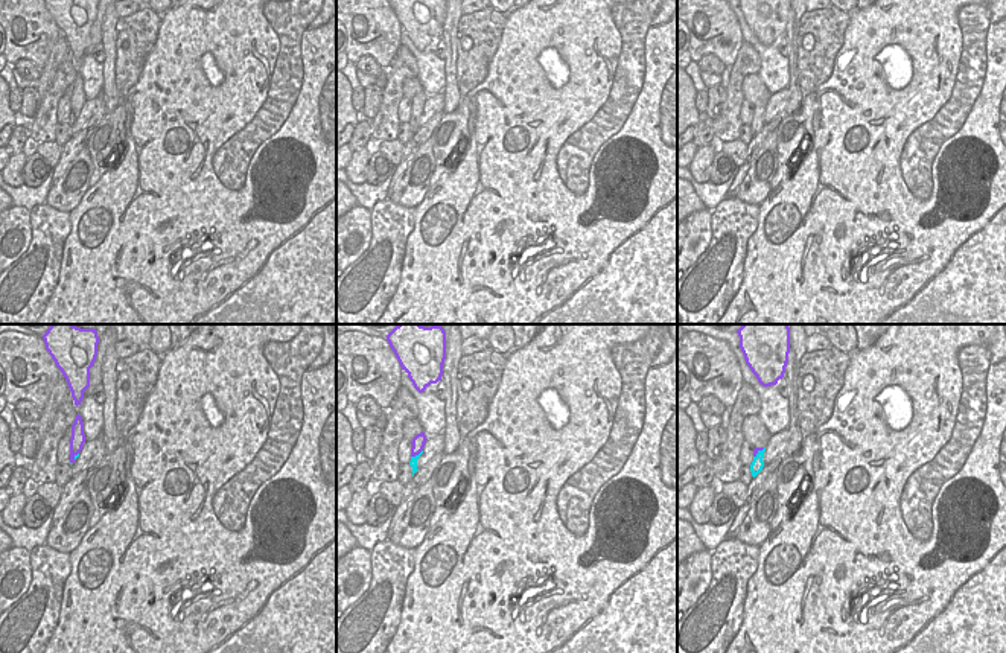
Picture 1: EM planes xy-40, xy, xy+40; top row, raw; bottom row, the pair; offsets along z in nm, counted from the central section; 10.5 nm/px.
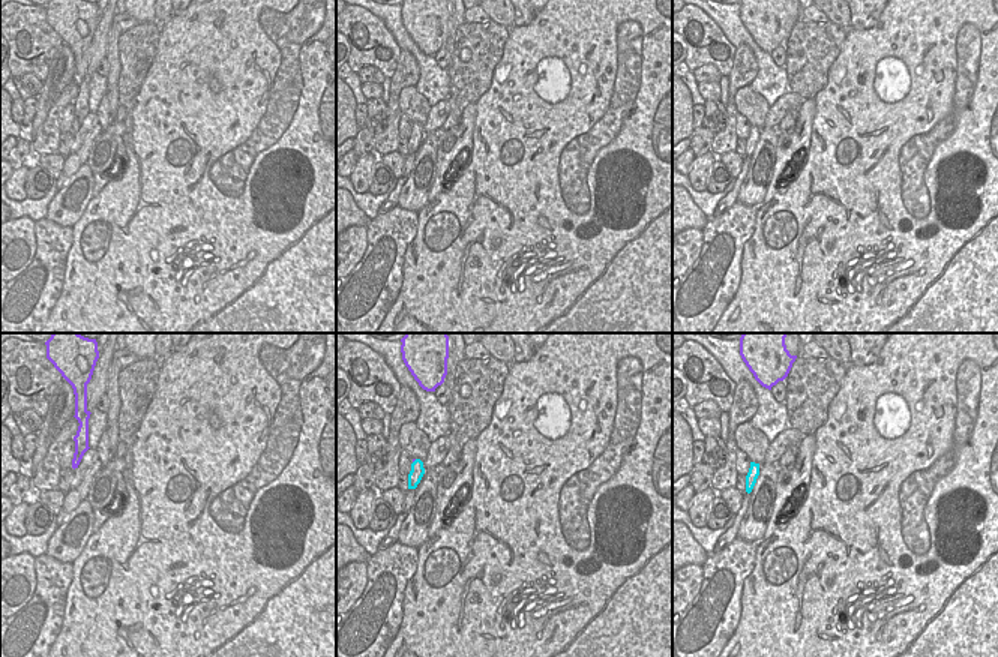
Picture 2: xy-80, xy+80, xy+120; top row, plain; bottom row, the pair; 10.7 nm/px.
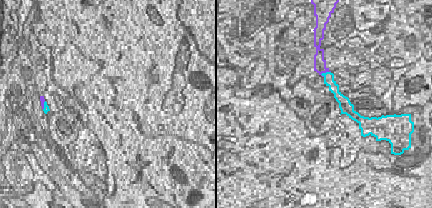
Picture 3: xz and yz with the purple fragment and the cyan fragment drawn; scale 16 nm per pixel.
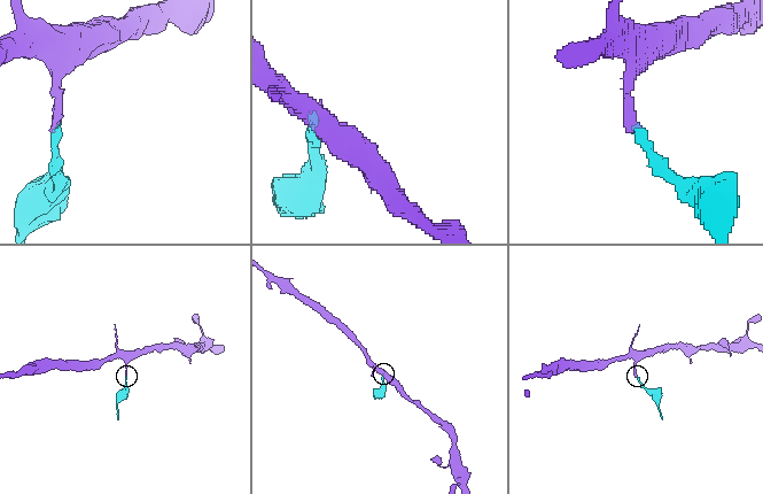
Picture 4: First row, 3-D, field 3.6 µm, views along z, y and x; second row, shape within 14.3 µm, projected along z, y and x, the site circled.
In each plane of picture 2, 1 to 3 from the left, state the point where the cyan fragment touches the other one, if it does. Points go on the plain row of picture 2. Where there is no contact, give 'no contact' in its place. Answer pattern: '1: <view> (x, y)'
1: no contact
2: no contact
3: no contact

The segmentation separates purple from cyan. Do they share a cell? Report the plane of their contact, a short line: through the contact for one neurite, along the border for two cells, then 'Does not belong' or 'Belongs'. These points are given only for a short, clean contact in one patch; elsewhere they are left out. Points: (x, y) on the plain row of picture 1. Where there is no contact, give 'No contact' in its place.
Touches purple in xy+40. Line: xy+40 (764, 107), (754, 116). Does not belong

